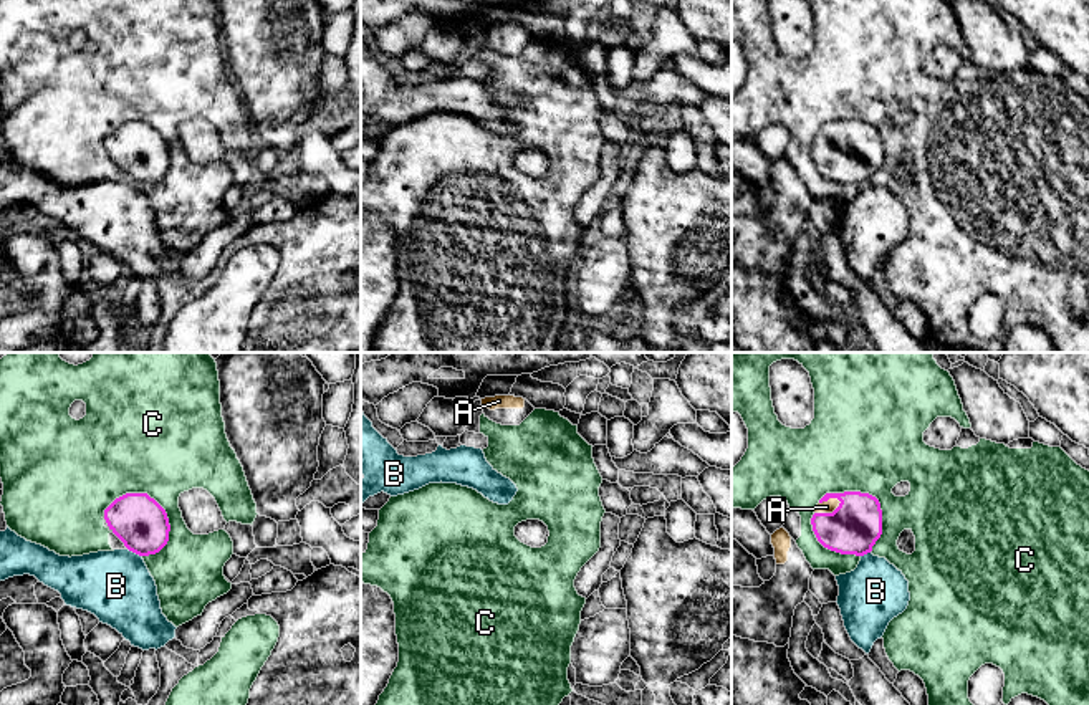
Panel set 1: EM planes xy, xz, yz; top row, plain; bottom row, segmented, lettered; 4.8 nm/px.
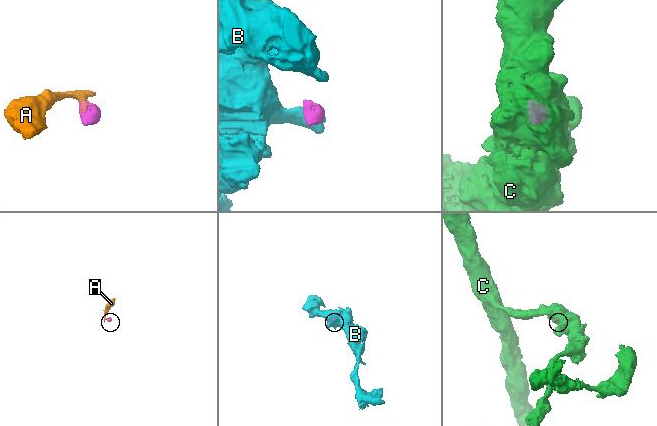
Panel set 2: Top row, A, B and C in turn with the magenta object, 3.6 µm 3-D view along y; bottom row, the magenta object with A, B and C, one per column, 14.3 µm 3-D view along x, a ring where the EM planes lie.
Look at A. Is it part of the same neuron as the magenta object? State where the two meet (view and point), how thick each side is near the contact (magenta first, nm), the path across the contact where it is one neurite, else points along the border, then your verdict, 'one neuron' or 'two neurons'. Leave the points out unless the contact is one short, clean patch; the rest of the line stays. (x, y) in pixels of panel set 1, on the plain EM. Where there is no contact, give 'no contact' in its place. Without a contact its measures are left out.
meets magenta in yz at (828, 143); 260 nm thick on the magenta side, 60 nm on the other; runs through yz (853, 158), (828, 143), (826, 136); one neuron

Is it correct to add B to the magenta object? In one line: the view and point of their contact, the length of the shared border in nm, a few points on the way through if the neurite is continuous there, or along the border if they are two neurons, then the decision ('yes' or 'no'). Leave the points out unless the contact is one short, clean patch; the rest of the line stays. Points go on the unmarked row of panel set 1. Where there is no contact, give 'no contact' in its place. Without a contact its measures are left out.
xy (134, 181) | 80 nm | along xy (128, 177), (141, 186) | no

